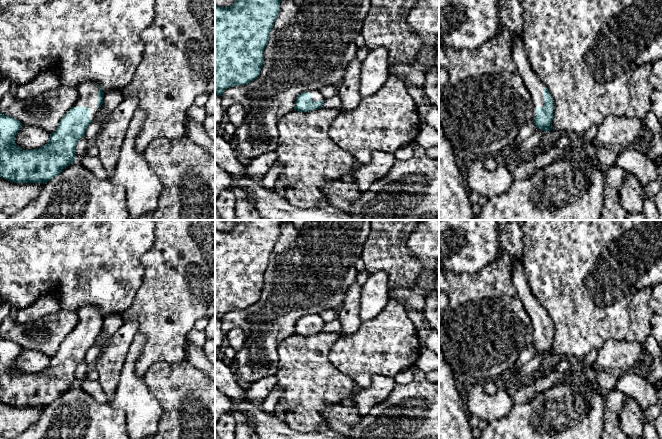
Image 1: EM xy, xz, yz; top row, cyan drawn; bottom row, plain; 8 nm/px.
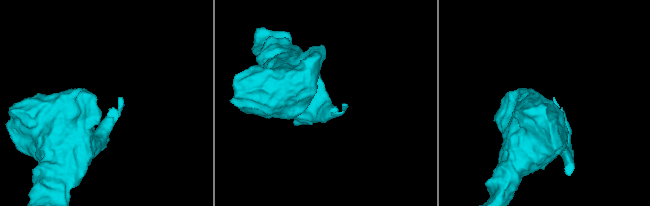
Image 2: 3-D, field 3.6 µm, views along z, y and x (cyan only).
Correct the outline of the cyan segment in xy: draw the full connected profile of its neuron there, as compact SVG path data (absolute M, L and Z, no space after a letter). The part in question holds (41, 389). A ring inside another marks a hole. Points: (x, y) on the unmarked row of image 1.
M83 306L77 311L78 323L61 343L57 353L50 358L45 369L39 373L22 374L15 367L15 360L22 347L0 336L0 401L14 407L47 407L76 384L75 371L85 359L87 351L95 343L103 327L104 316L95 306Z

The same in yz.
M523 259L512 261L512 283L532 321L533 345L536 352L546 356L551 355L553 353L553 322L529 289Z

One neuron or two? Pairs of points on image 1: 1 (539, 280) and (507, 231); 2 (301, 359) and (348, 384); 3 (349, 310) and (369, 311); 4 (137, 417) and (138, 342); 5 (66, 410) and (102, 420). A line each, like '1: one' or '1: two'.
1: two
2: one
3: two
4: one
5: one

